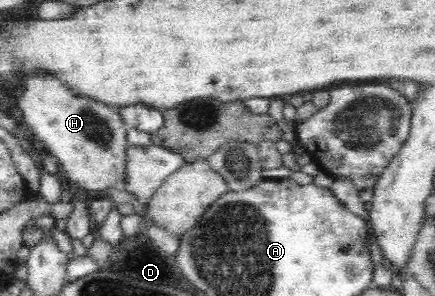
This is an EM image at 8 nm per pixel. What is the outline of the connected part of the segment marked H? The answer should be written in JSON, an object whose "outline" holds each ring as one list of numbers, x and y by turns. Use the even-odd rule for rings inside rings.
{"outline":[[48,73,32,75,24,86,18,101,24,122,49,150,49,154,56,156,57,166,62,169,66,182,94,192,125,188,130,143,121,115,102,103,76,97,62,81,50,77]]}

